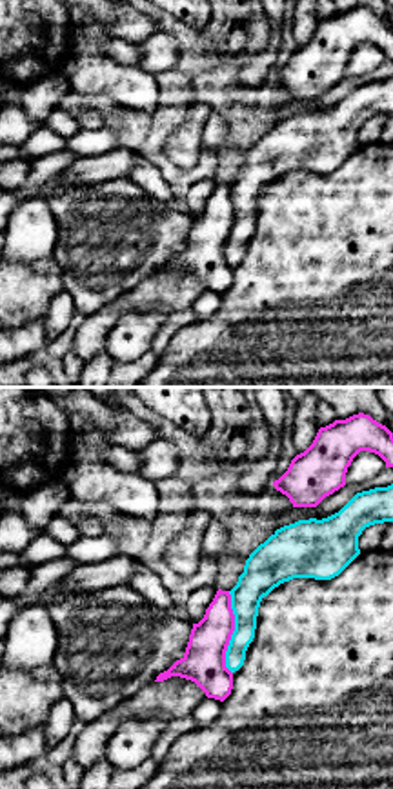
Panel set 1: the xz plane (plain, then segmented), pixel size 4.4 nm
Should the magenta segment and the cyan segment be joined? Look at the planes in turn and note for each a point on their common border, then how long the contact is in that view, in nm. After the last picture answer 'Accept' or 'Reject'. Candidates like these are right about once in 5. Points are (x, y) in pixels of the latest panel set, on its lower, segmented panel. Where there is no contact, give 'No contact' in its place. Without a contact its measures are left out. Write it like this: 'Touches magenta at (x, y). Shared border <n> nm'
Touches magenta at (231, 633). Shared border 360 nm

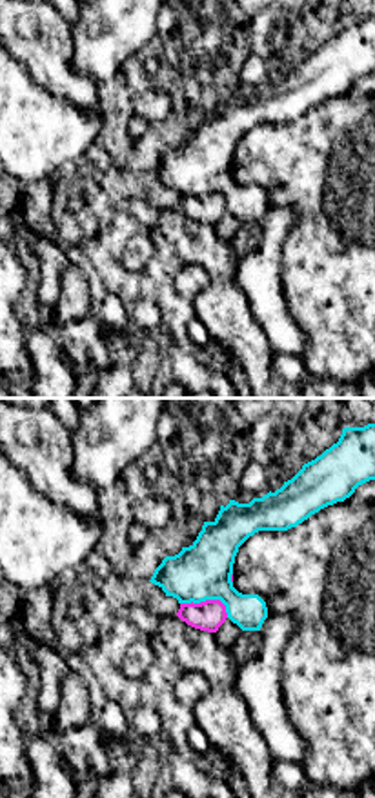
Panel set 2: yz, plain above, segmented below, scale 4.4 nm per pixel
Touches magenta at (208, 600). Shared border 220 nm

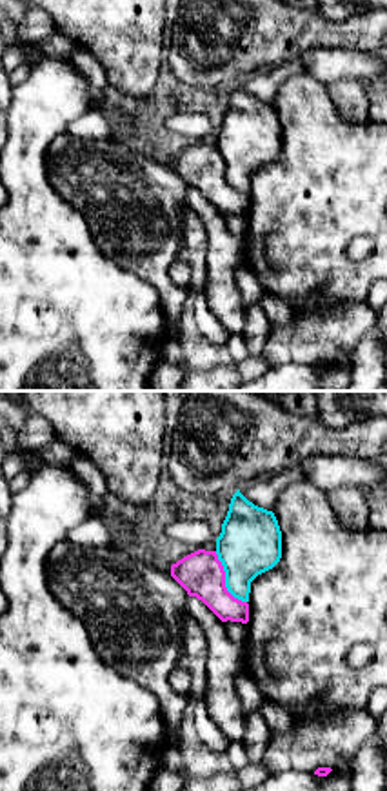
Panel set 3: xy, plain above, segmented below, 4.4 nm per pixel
Touches magenta at (224, 580). Shared border 280 nm

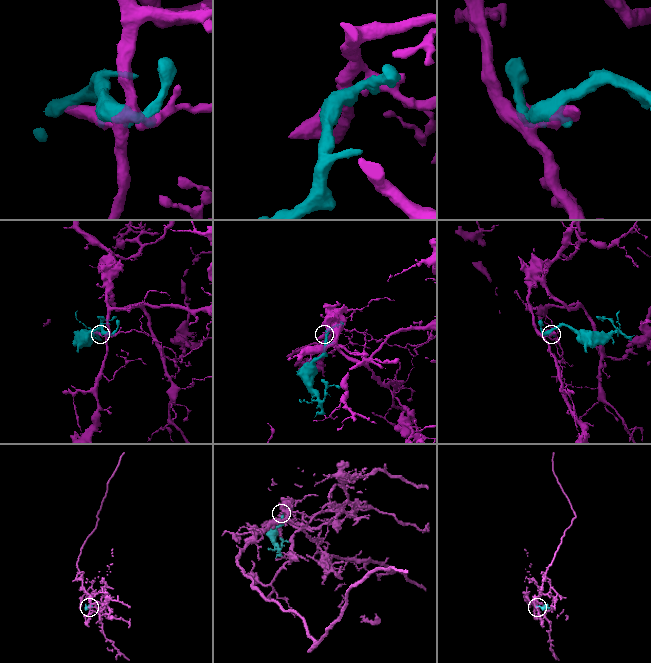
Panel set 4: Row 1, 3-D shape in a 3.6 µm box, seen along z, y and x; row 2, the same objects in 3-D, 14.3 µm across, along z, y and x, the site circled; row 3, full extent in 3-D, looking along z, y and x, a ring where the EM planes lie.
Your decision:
Reject

